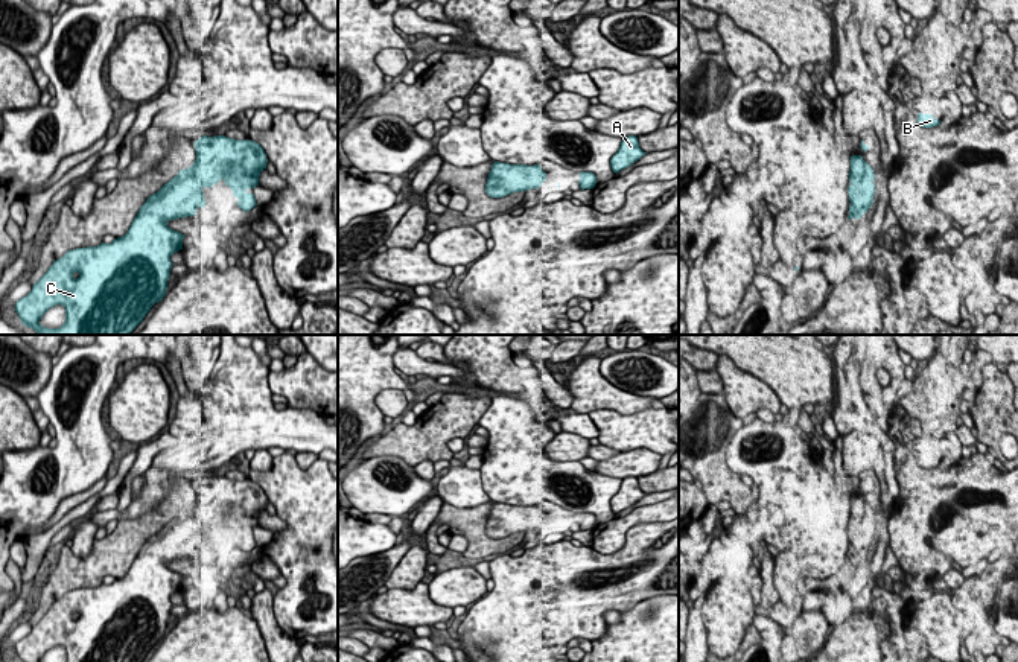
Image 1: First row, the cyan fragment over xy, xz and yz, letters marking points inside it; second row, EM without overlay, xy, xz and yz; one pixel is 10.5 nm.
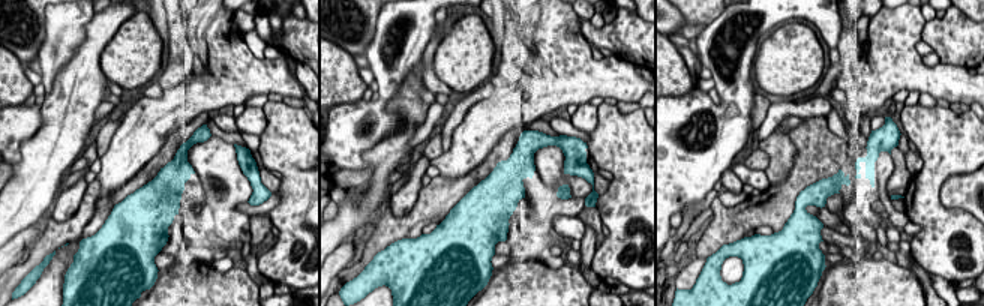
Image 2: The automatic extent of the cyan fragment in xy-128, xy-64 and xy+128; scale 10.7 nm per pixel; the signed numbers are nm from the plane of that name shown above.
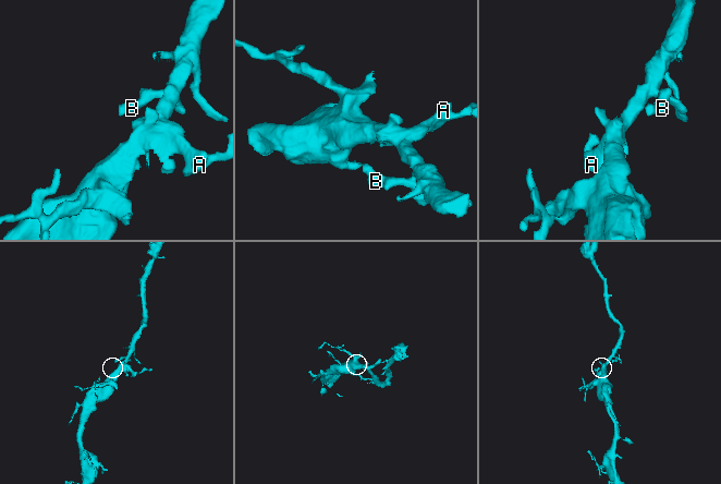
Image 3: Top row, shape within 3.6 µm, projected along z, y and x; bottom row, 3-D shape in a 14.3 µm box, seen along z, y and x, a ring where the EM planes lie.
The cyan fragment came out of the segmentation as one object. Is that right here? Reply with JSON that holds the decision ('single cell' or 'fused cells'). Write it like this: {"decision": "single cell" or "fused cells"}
{"decision": "single cell"}

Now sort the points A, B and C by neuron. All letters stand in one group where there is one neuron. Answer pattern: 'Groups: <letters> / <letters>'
Groups: A B C

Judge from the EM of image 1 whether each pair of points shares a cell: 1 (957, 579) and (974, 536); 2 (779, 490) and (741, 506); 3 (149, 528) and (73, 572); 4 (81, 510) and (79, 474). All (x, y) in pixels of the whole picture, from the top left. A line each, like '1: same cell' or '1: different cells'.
1: different cells
2: different cells
3: same cell
4: different cells

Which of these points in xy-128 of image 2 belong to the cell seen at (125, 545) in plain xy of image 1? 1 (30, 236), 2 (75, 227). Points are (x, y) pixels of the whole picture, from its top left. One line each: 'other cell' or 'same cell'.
1: other cell
2: same cell

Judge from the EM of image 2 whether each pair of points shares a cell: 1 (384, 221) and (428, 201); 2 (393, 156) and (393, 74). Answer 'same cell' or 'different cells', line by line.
1: same cell
2: different cells

